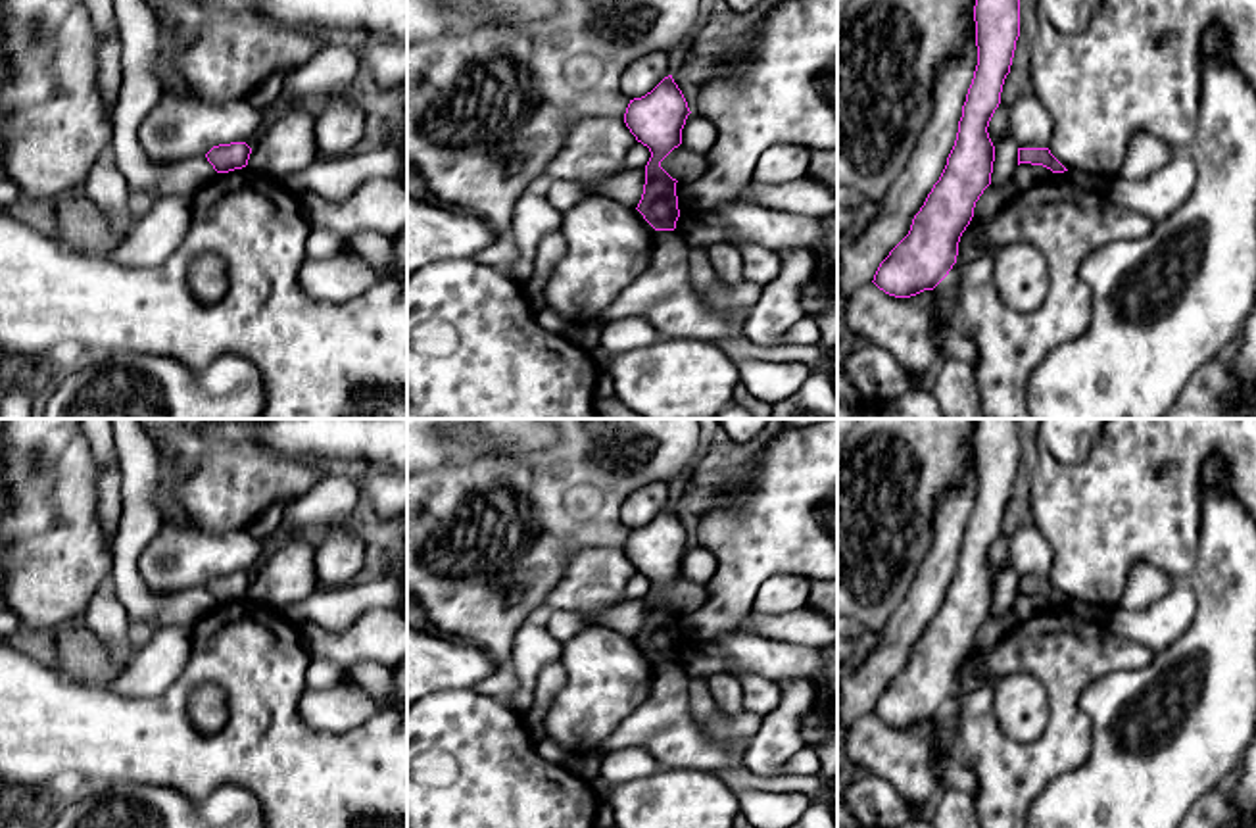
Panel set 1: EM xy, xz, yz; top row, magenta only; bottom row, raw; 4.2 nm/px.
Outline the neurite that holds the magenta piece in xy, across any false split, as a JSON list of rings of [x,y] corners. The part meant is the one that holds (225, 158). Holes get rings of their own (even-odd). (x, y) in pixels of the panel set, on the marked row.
[[[246,142],[213,146],[205,158],[217,173],[229,173],[248,165],[252,148]]]

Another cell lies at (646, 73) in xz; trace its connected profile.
[[[649,52],[626,69],[626,73],[620,79],[620,88],[628,100],[641,98],[668,75],[668,54]]]

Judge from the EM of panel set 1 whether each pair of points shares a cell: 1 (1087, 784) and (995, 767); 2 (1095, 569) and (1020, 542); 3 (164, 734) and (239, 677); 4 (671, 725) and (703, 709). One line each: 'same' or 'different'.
1: different
2: different
3: same
4: different

